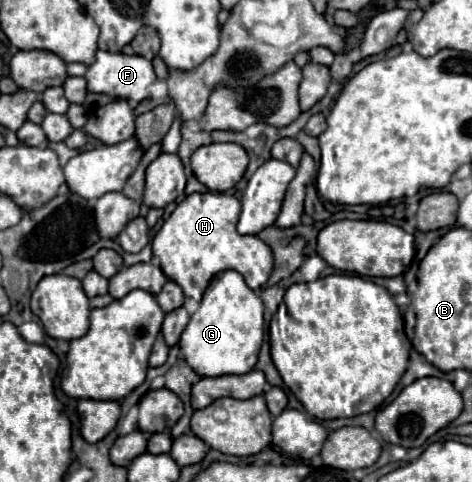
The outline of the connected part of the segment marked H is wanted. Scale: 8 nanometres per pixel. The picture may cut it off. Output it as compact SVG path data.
M193 193L177 205L159 229L151 243L153 255L159 259L159 267L167 279L181 285L185 297L201 301L211 277L227 269L241 273L251 289L259 289L267 283L273 271L273 255L255 235L239 235L235 229L237 219L239 199L235 195Z

